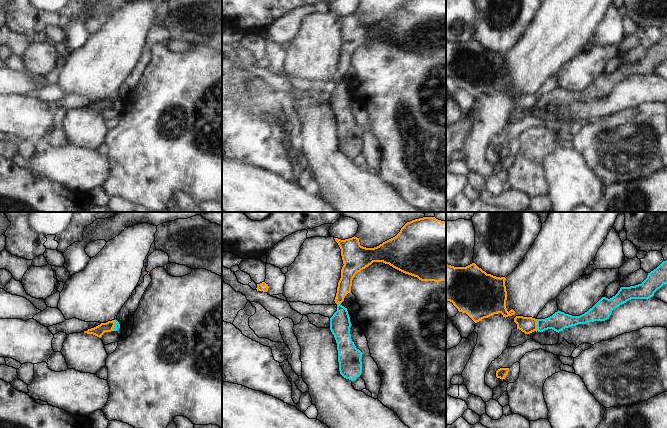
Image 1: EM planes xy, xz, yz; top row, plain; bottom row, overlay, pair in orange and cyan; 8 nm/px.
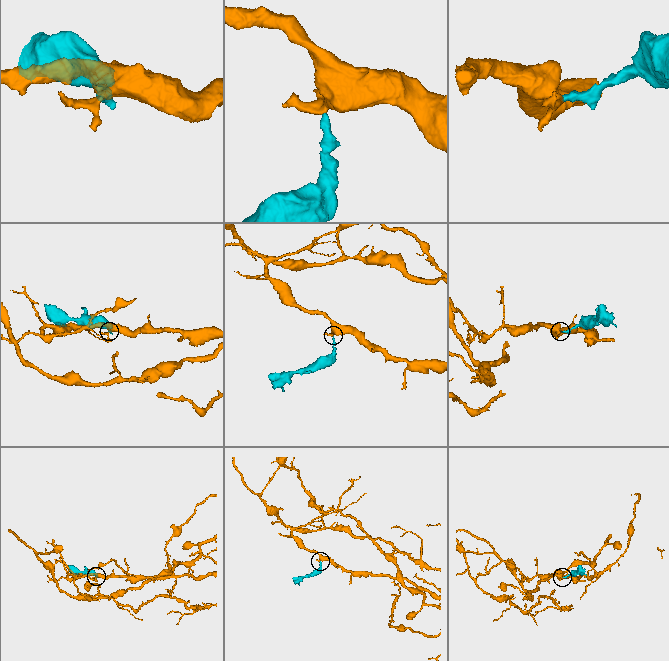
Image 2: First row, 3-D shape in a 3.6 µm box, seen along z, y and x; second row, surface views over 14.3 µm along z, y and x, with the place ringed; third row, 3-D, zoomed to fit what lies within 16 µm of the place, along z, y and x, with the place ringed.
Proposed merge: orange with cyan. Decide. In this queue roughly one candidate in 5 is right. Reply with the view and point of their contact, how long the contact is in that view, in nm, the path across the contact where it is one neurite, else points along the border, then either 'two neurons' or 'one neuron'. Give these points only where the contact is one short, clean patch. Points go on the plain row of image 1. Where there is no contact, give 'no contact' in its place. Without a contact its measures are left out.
meets orange in yz at (536, 101); contact 100 nm long; border along yz (536, 95), (537, 106); two neurons

